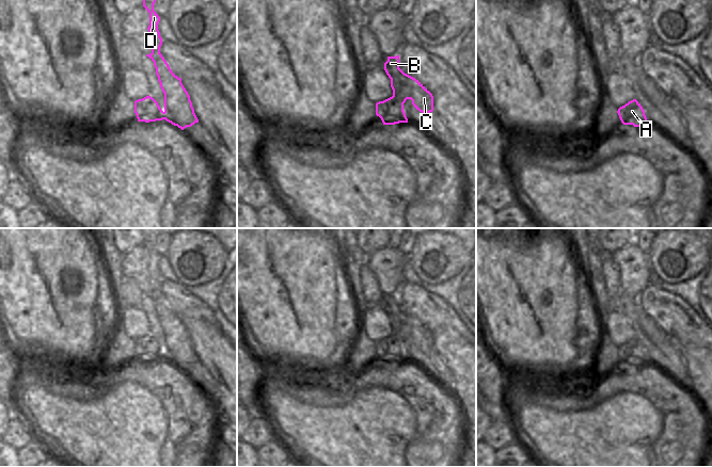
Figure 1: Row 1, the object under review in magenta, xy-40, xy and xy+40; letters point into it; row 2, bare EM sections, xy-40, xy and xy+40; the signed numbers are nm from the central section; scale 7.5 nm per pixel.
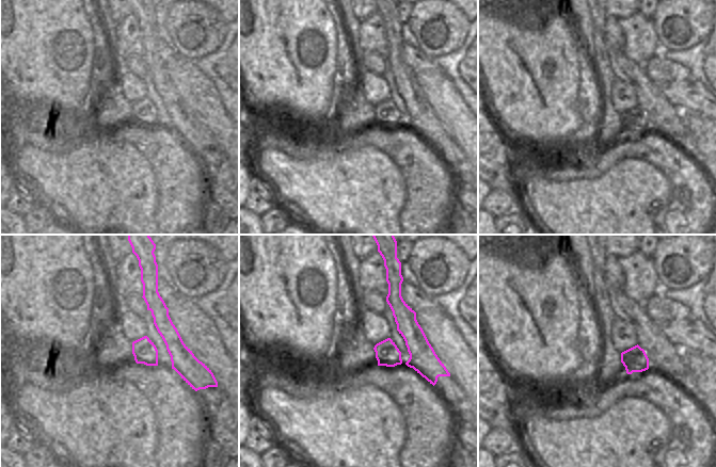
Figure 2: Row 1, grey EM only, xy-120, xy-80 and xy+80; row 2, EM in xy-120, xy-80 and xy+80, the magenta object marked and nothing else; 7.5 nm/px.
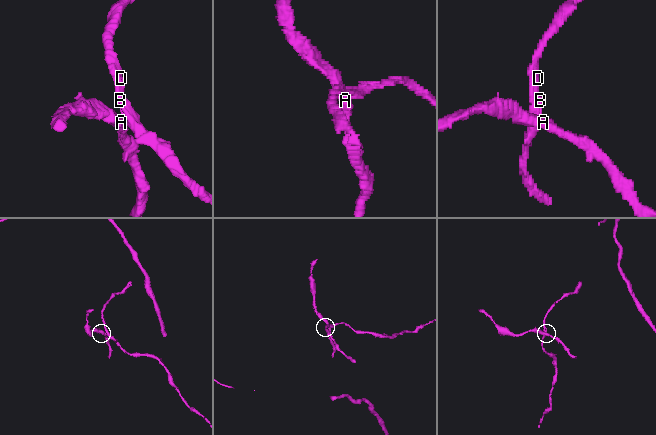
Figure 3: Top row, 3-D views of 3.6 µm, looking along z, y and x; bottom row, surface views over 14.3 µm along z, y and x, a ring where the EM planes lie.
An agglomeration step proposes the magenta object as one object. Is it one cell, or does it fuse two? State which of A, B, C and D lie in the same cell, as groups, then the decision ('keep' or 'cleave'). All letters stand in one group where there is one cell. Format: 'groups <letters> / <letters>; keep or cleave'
groups A / B C D; cleave

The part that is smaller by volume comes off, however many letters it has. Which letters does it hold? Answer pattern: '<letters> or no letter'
A

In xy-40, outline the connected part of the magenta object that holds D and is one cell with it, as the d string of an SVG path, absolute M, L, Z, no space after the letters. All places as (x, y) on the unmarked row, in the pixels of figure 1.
M140 228L143 235L143 245L149 252L149 264L147 267L152 277L152 292L146 293L156 307L156 313L160 326L164 333L165 359L181 369L191 366L199 358L194 352L190 335L178 317L170 307L169 303L160 292L162 277L158 269L160 256L154 249L156 232L154 228Z

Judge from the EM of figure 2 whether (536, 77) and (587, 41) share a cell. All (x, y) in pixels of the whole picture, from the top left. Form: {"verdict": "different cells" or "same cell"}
{"verdict": "different cells"}

